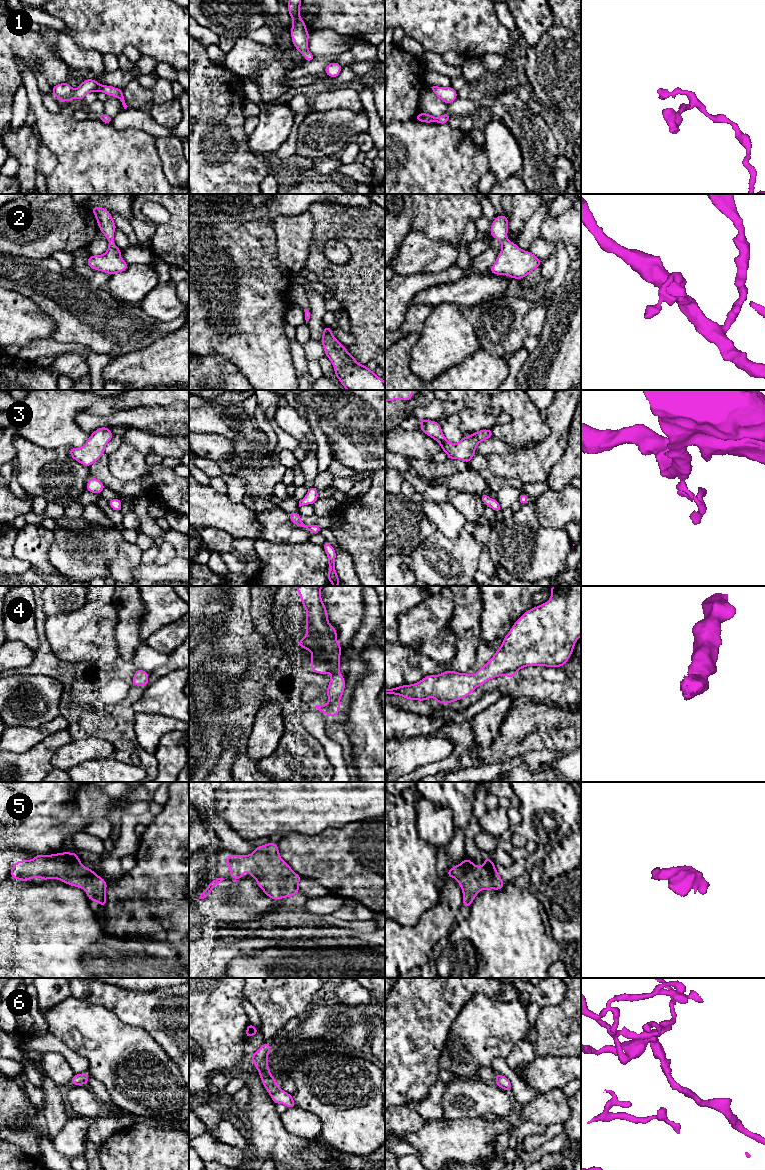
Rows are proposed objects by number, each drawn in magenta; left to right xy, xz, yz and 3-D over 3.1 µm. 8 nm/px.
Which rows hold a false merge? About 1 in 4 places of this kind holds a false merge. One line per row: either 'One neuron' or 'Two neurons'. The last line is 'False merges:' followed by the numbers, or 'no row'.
1: One neuron
2: One neuron
3: One neuron
4: One neuron
5: One neuron
6: One neuron
False merges: no row

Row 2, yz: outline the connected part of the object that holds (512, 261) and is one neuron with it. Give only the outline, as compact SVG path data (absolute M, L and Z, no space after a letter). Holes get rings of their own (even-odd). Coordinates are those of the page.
M505 214L497 215L491 223L490 235L502 244L502 248L491 266L490 273L506 275L512 279L525 278L534 269L541 266L542 262L531 251L520 249L516 243L509 241L507 234L508 217Z

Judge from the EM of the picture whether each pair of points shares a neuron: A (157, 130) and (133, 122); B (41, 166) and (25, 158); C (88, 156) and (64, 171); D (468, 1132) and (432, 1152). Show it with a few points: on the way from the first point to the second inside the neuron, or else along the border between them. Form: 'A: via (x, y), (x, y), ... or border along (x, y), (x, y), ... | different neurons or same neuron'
A: via (151, 127), (146, 122), (139, 122) | same neuron
B: border along (39, 141), (36, 172) | different neurons
C: via (82, 162), (73, 171), (70, 171) | same neuron
D: via (459, 1139), (445, 1139), (441, 1143) | same neuron

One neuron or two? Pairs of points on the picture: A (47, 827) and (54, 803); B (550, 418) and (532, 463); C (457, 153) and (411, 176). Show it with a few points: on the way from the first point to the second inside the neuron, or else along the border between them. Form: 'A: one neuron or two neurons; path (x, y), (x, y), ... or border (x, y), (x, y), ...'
A: two neurons; border (73, 813), (65, 818), (36, 817)
B: one neuron; path (555, 429), (555, 440), (543, 452)
C: one neuron; path (446, 164), (436, 168), (426, 176), (422, 176)

